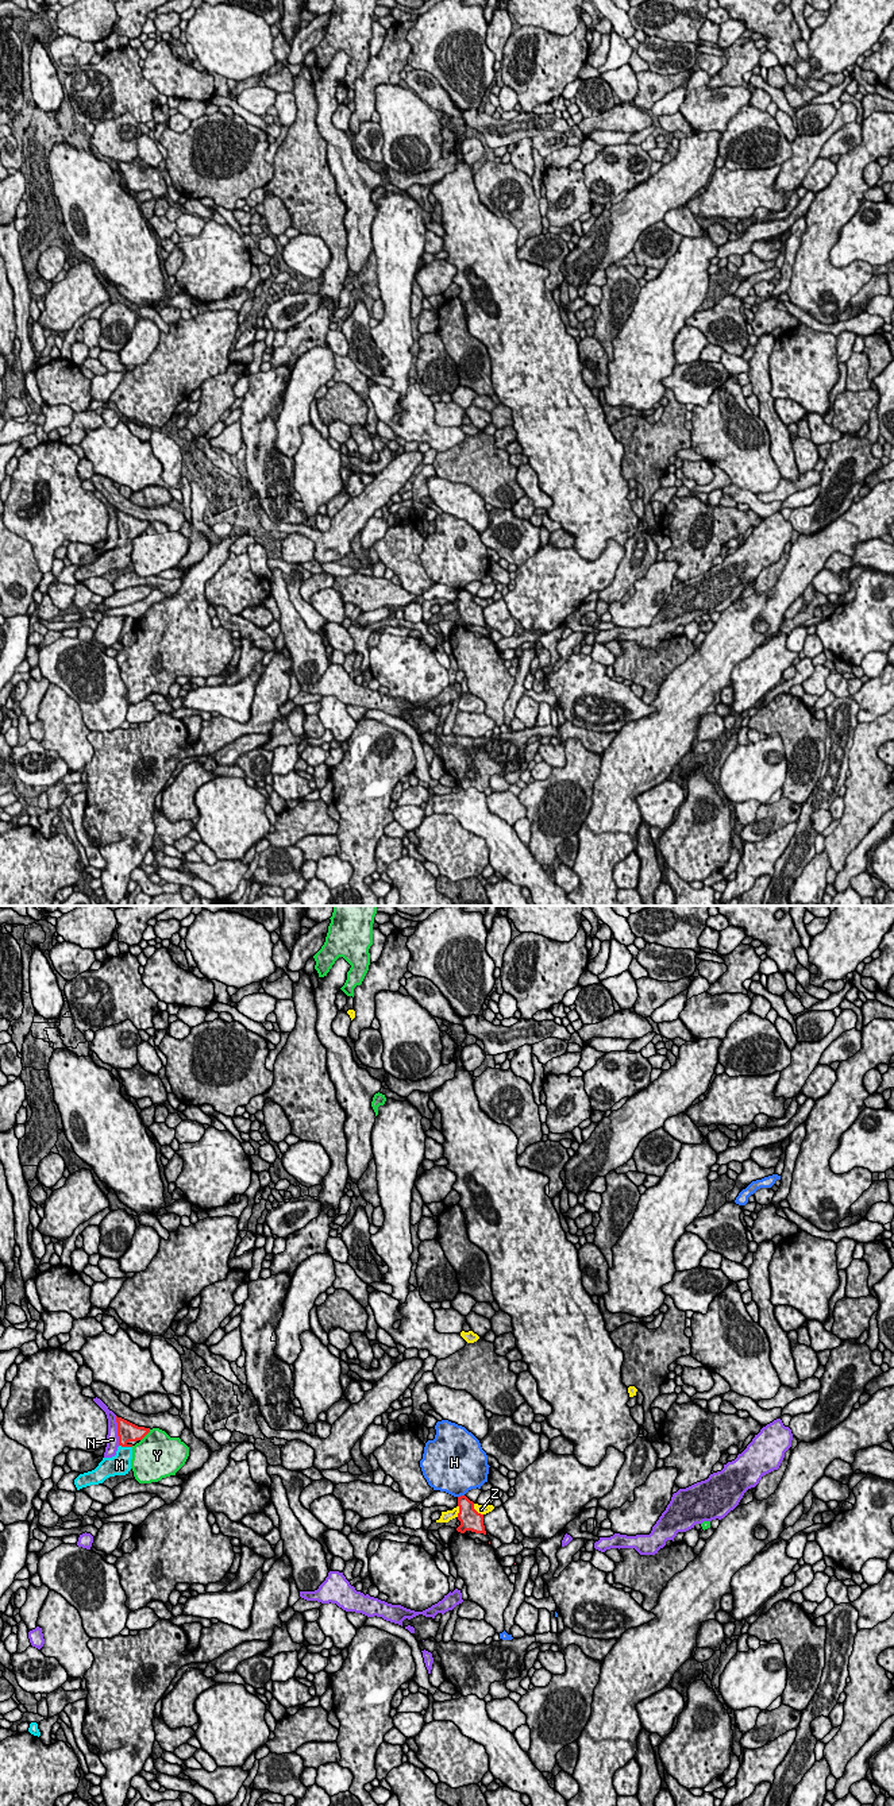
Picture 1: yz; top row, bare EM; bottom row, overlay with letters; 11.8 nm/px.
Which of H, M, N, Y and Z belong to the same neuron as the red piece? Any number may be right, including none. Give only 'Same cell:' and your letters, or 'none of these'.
Same cell: M

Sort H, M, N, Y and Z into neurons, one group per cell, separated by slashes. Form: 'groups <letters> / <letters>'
groups H / M / N / Y / Z

